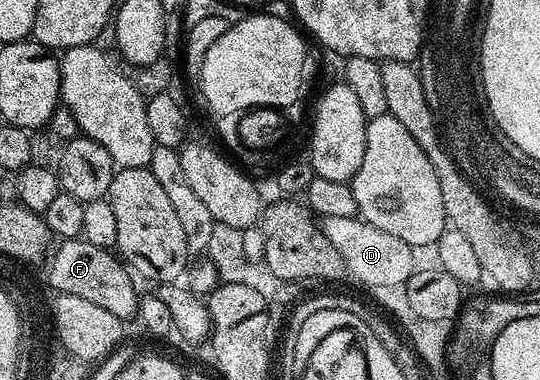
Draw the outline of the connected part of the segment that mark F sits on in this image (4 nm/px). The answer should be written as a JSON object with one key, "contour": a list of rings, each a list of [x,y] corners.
{"contour":[[[85,238],[62,240],[49,259],[49,283],[58,294],[82,297],[101,309],[106,309],[120,321],[138,314],[138,294],[134,278],[123,261],[108,248],[93,245]]]}

